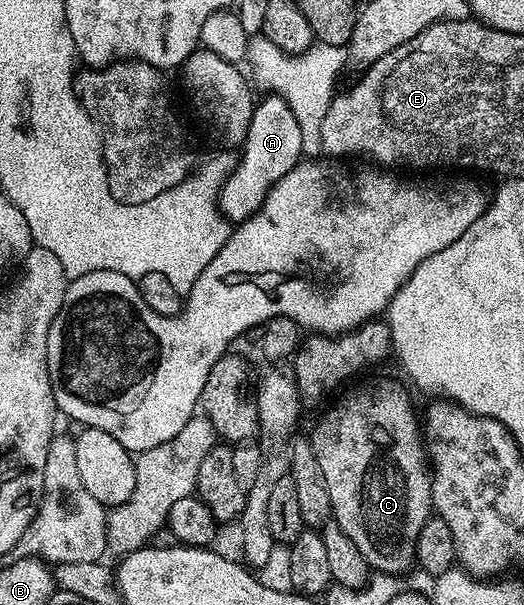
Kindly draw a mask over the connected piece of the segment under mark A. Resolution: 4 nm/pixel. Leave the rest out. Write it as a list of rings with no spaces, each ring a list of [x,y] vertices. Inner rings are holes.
[[[267,95],[256,104],[255,111],[243,140],[237,167],[225,180],[218,199],[221,214],[231,223],[245,222],[261,210],[272,188],[296,167],[304,154],[304,135],[297,115],[284,96]]]

